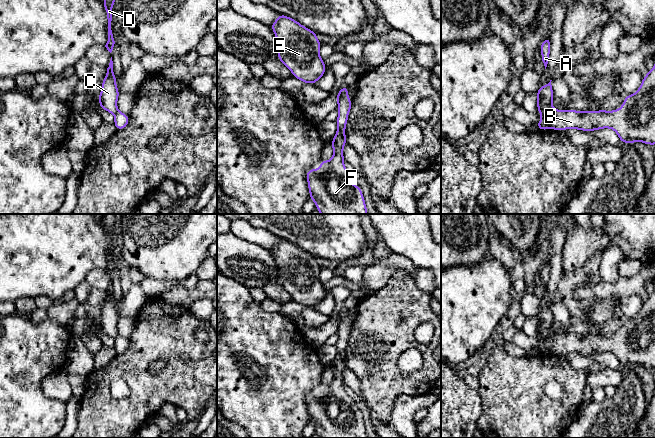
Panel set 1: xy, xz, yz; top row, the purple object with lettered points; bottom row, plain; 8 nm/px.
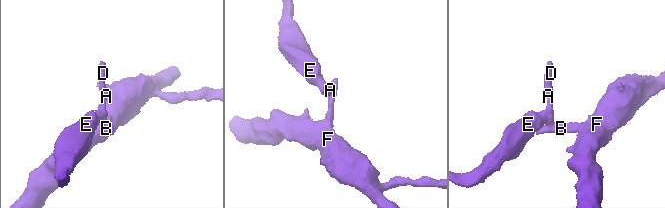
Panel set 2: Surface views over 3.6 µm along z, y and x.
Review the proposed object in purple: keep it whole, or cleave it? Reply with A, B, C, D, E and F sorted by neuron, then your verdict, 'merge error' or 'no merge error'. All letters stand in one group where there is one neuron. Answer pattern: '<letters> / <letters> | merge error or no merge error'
A C D E / B F | merge error

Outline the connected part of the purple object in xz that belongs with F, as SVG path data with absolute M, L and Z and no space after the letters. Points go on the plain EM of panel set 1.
M344 310L340 314L338 353L331 365L333 382L330 385L321 383L320 393L309 393L306 397L309 423L315 426L321 438L368 438L360 410L350 407L350 397L344 390L345 352L353 328L348 321L348 312Z

